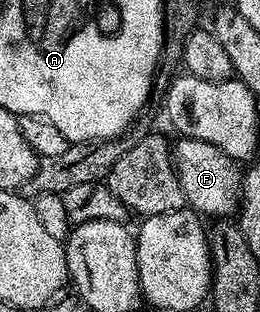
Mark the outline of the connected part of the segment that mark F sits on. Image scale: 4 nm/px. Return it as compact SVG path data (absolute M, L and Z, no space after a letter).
M185 136L179 137L176 142L176 165L178 168L178 179L180 188L184 188L186 197L186 206L197 212L199 215L207 216L212 220L226 220L231 217L230 214L239 209L242 201L242 176L243 171L235 159L229 158L224 151L216 148L216 144L208 144L204 140L196 140Z

